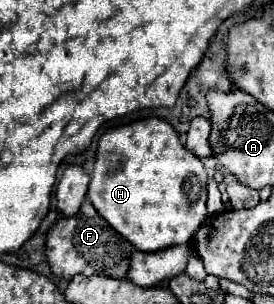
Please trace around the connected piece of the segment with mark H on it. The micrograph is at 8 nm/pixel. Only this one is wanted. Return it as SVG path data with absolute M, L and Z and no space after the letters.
M140 118L140 120L134 120L134 122L126 122L126 124L118 124L114 128L110 128L108 132L102 134L100 142L98 142L98 150L96 150L96 162L94 162L94 172L92 172L92 182L90 182L90 188L88 188L88 198L90 202L94 204L94 208L98 210L98 214L102 218L106 218L106 222L118 230L126 240L130 240L138 250L142 252L156 252L156 250L164 250L164 248L170 248L170 246L176 246L176 244L186 244L192 236L194 230L198 230L198 226L208 218L208 212L206 212L206 182L208 182L208 174L206 174L206 168L202 166L200 158L190 154L190 150L186 150L180 140L178 140L178 132L174 130L172 124L168 124L166 120L162 118Z

